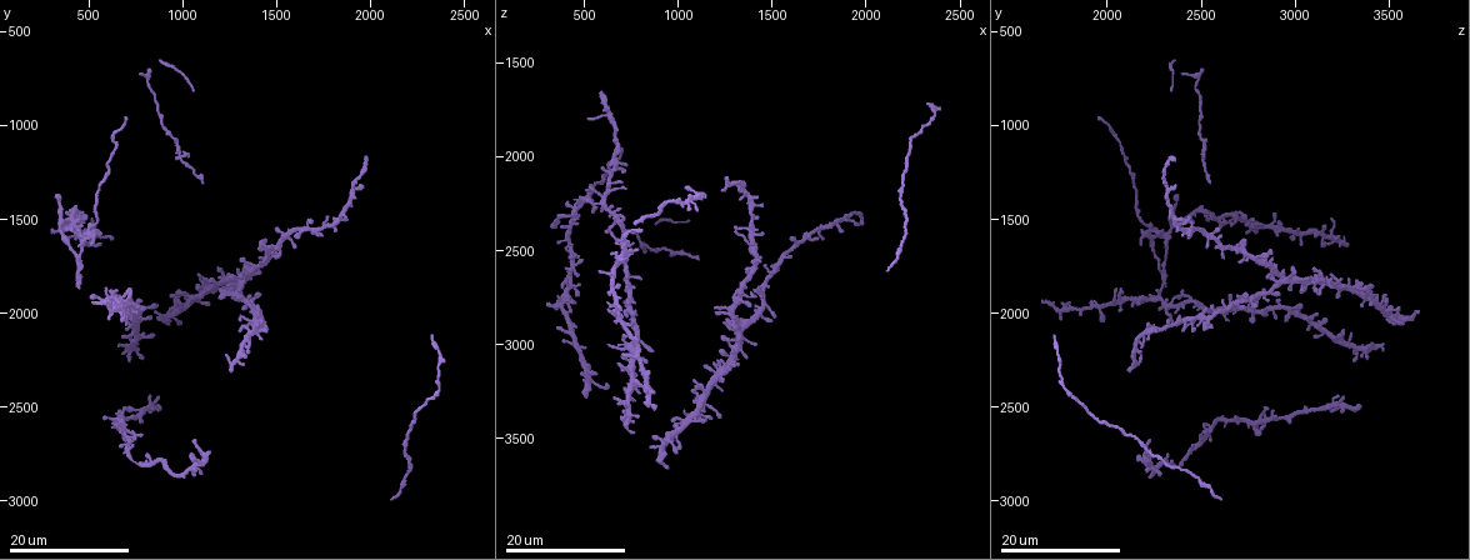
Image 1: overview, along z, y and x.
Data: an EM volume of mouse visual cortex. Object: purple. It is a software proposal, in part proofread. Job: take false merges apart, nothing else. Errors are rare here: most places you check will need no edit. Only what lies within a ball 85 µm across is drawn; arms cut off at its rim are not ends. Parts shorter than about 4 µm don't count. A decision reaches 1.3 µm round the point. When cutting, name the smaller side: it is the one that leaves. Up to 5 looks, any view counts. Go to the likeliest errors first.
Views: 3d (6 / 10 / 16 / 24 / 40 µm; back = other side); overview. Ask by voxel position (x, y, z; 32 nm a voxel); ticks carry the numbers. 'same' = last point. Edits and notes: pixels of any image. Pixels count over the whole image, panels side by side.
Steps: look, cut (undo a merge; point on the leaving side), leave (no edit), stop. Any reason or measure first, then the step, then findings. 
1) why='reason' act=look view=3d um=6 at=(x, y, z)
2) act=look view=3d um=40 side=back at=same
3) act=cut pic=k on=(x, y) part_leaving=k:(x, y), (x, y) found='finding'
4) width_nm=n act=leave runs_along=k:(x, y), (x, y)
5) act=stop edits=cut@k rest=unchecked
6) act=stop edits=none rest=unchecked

why='four or more arms meet' act=look view=3d um=16 at=(1540, 1590, 2550)

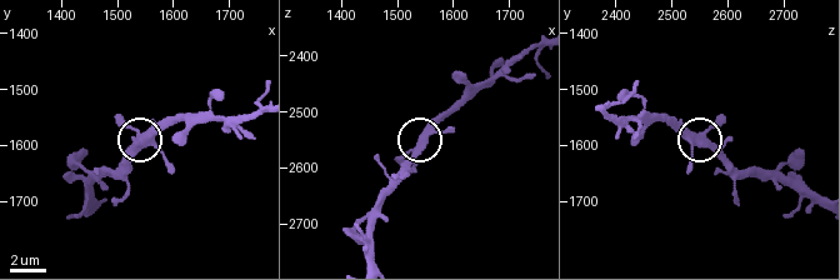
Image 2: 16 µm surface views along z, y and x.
why='closer look' act=look view=3d um=10 at=(1540, 1580, 2550)

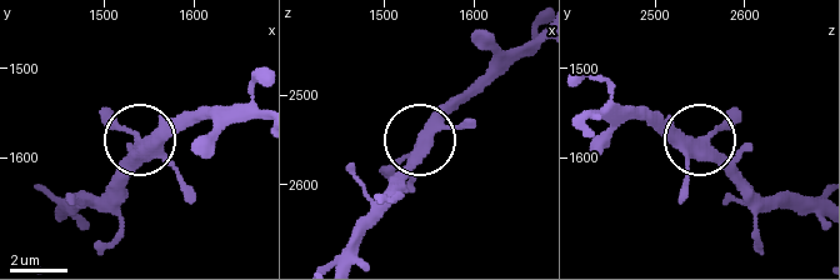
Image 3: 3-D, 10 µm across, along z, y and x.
act=leave runs_along=3:(350, 258), (363, 215), (420, 136), (468, 88) found='one neuron here'

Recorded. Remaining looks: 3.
why='looks like a crossing' act=look view=3d um=24 at=(500, 1580, 2250)

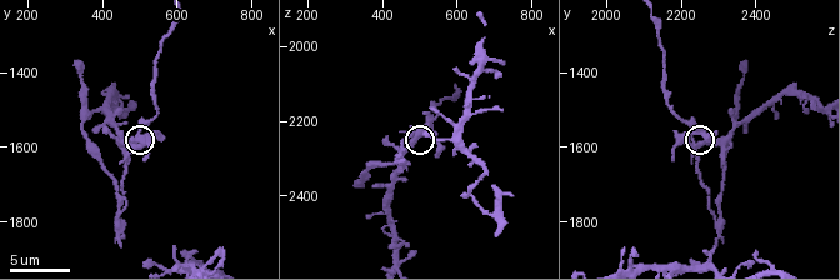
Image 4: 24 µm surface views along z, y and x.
act=look view=3d um=10 at=(490, 1590, 2250)

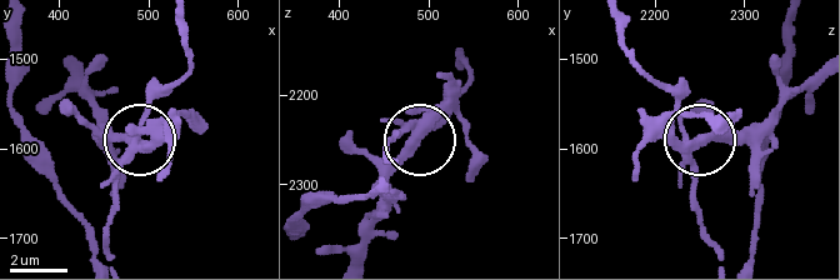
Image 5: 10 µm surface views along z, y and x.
act=cut pic=5 on=(146, 105) found='two neurons meet here'

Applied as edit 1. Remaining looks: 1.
act=stop edits=cut@5 rest=unchecked

